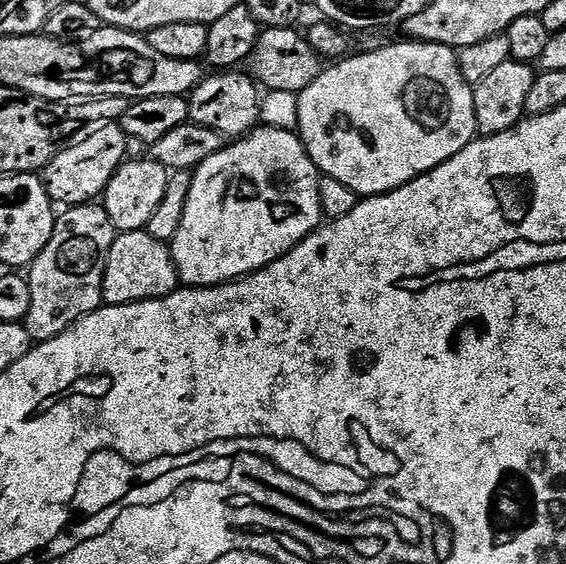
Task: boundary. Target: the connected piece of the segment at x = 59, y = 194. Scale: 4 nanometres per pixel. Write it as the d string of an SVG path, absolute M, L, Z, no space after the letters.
M118 122L101 124L79 142L69 144L66 150L54 156L42 170L42 179L49 198L60 206L75 206L95 201L103 193L110 178L114 178L120 165L129 159L128 147L128 135Z

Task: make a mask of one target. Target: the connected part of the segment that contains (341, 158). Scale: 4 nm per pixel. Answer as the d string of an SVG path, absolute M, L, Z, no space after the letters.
M389 43L377 52L349 55L325 67L320 77L299 93L298 135L310 158L323 175L338 178L360 198L401 188L454 158L478 136L473 85L462 78L457 53L441 44L404 43L408 44Z

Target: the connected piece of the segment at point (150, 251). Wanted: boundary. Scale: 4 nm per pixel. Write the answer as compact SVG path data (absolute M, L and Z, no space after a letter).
M147 230L117 235L114 246L110 246L110 254L106 258L106 274L102 278L105 305L133 304L166 298L179 287L180 276L176 273L172 249L165 241L150 238Z

